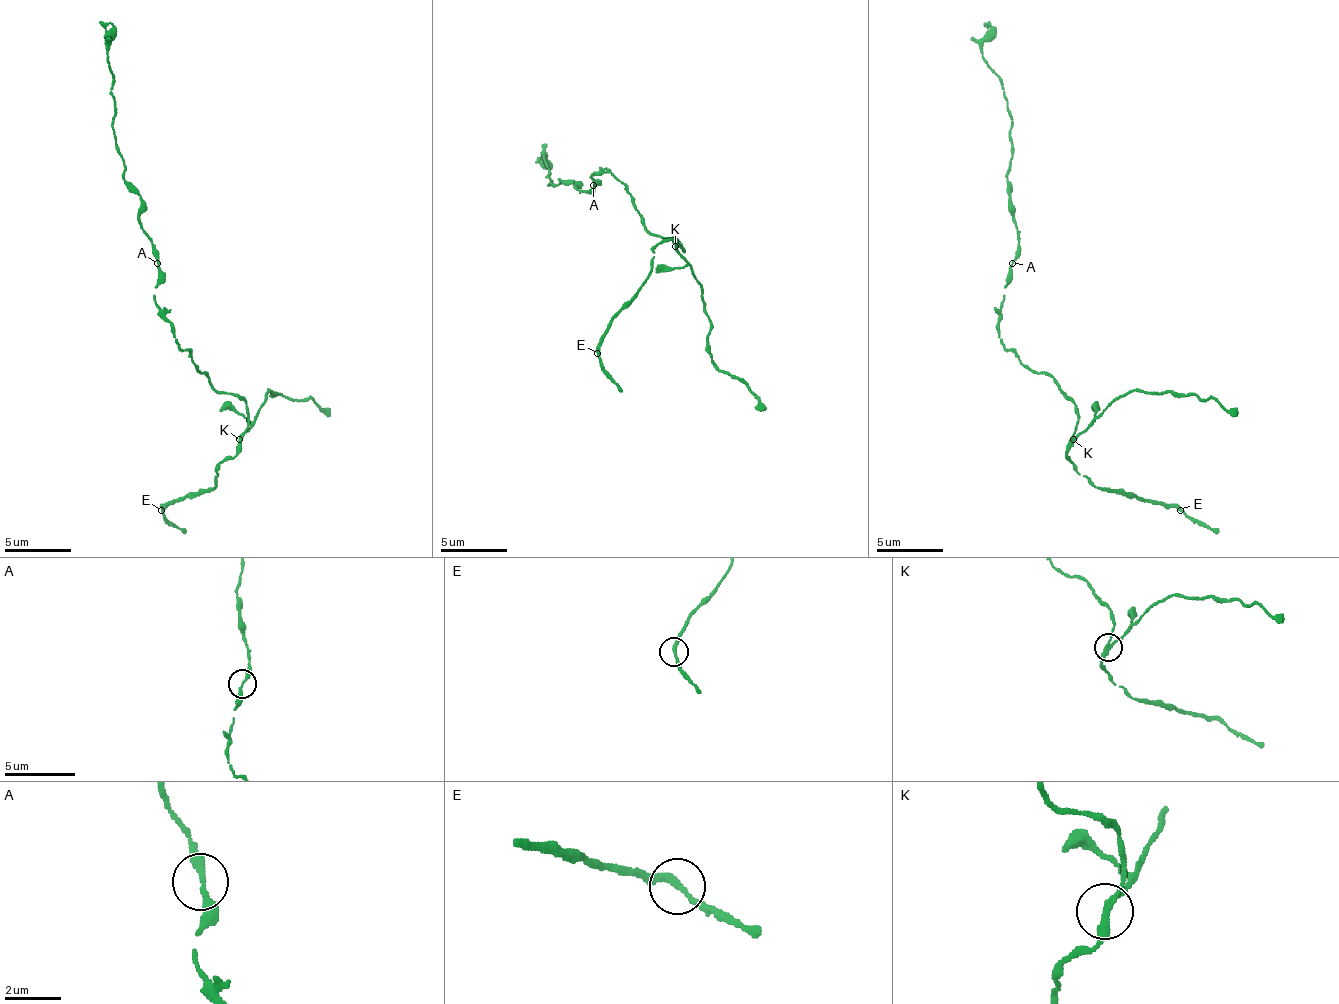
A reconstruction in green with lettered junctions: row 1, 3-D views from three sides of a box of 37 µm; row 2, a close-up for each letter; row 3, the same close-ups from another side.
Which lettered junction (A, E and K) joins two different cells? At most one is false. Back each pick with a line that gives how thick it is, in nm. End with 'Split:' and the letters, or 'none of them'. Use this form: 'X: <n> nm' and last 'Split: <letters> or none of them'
K: 200 nm
Split: K

